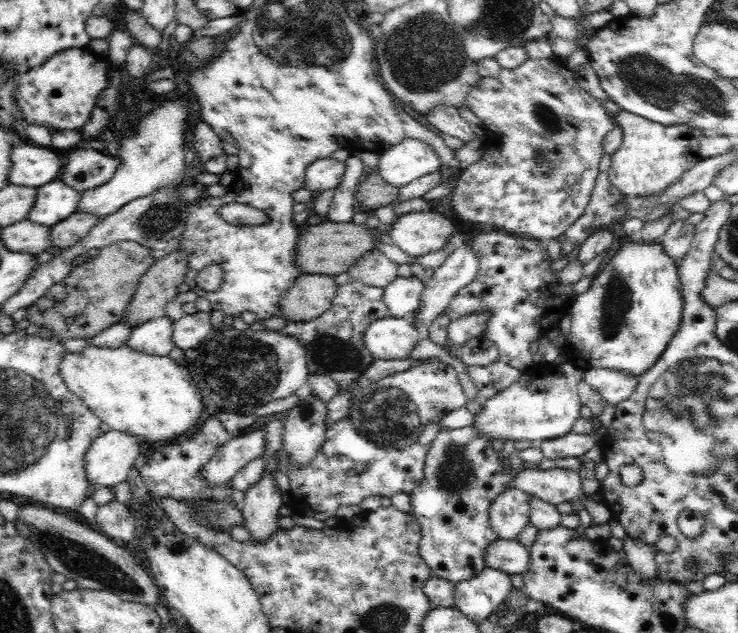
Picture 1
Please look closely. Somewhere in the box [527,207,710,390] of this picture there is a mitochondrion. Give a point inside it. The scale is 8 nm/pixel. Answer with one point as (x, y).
(616, 304)

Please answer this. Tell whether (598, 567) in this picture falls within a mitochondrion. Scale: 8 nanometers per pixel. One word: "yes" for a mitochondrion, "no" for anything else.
no

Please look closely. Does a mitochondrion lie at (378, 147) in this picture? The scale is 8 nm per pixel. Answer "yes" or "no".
no

